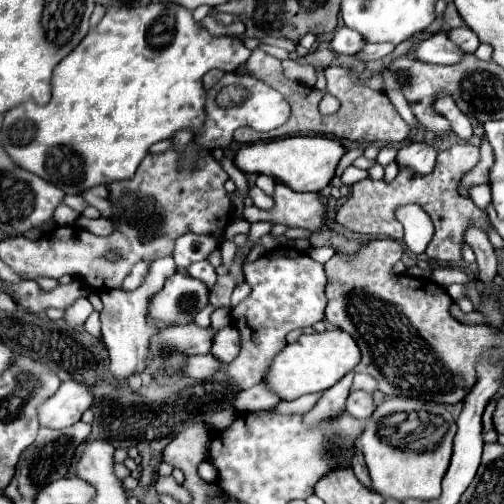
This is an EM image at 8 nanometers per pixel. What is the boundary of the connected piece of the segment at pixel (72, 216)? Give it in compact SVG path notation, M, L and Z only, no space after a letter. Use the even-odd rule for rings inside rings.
M59 205L54 211L54 220L60 226L73 225L80 214L66 205Z

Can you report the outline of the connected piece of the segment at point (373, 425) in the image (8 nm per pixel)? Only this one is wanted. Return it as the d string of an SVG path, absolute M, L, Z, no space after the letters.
M414 398L384 400L370 418L358 438L366 458L372 480L372 490L404 500L434 500L440 496L440 482L448 470L452 456L452 440L456 434L456 420L444 404L424 402Z

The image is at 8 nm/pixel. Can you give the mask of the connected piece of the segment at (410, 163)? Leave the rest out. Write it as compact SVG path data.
M412 142L398 150L396 162L400 168L412 168L418 174L428 174L430 170L434 170L436 156L438 152L434 150L434 146L426 142Z

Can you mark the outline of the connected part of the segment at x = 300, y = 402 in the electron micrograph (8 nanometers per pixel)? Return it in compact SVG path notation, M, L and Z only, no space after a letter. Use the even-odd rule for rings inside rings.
M306 394L306 396L300 396L292 402L280 402L274 410L278 414L304 414L306 410L310 410L310 406L314 406L314 402L320 398L320 394Z

